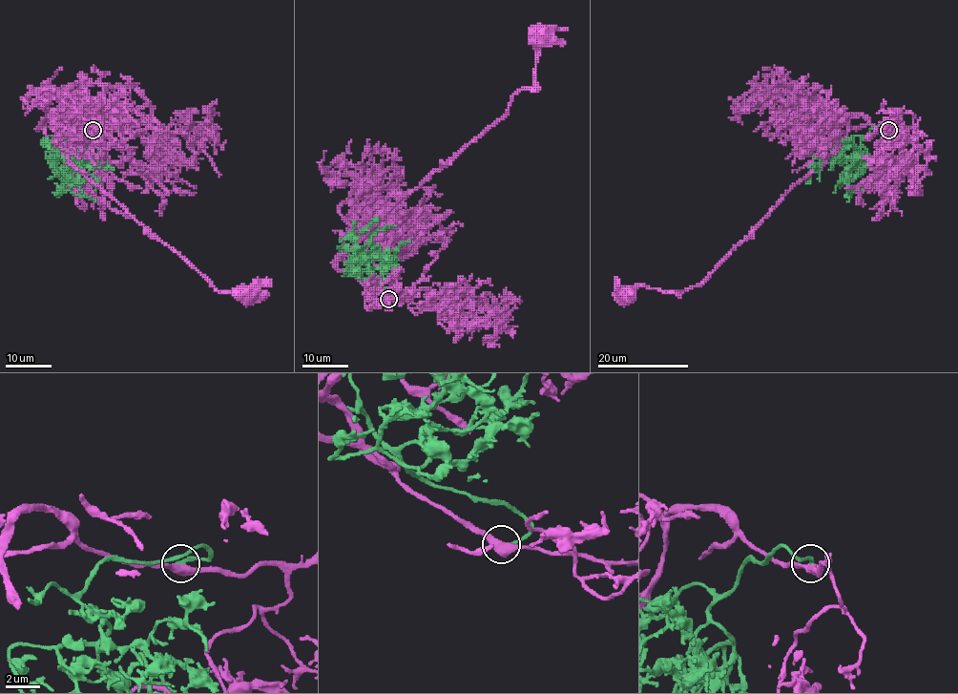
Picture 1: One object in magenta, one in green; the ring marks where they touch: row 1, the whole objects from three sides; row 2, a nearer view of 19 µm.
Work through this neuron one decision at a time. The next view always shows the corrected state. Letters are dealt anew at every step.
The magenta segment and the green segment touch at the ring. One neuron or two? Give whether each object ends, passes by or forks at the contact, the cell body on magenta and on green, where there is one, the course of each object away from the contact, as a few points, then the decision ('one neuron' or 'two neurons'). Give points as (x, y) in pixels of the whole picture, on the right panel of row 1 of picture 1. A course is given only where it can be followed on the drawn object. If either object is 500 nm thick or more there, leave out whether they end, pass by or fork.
magenta passes by; green ends there; cell body of magenta at (625, 294); no cell body on green; magenta runs (888, 129), (852, 115), (845, 138), (700, 283), (677, 292), (634, 285), (628, 293); green runs (888, 129), (881, 125), (871, 129), (865, 137), (857, 135), (849, 139), (841, 139), (817, 167), (814, 162); one neuron

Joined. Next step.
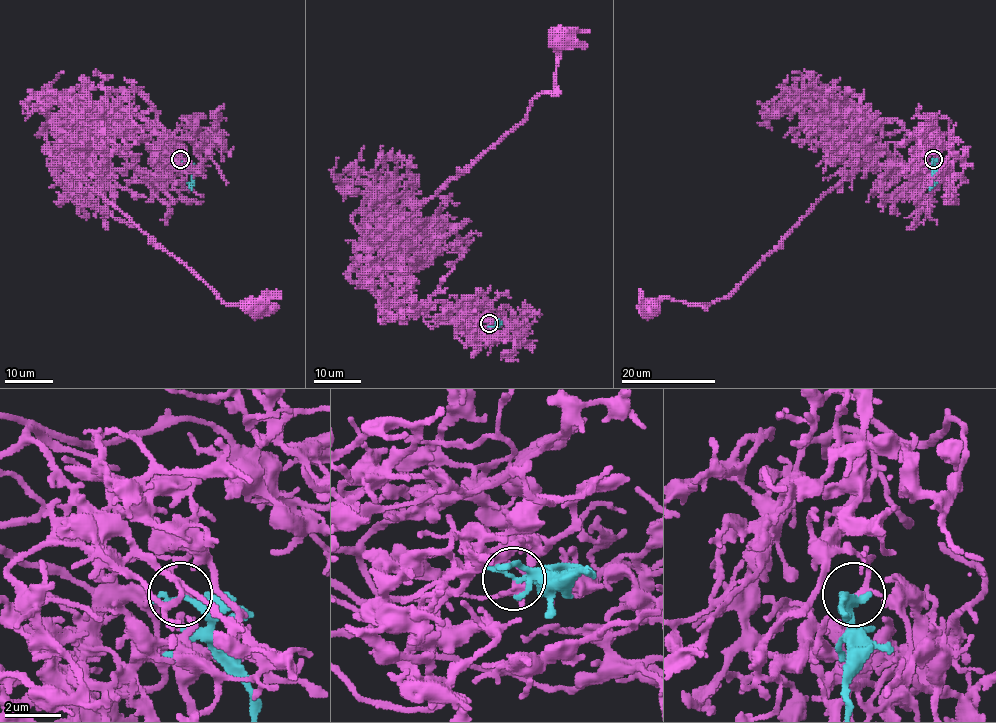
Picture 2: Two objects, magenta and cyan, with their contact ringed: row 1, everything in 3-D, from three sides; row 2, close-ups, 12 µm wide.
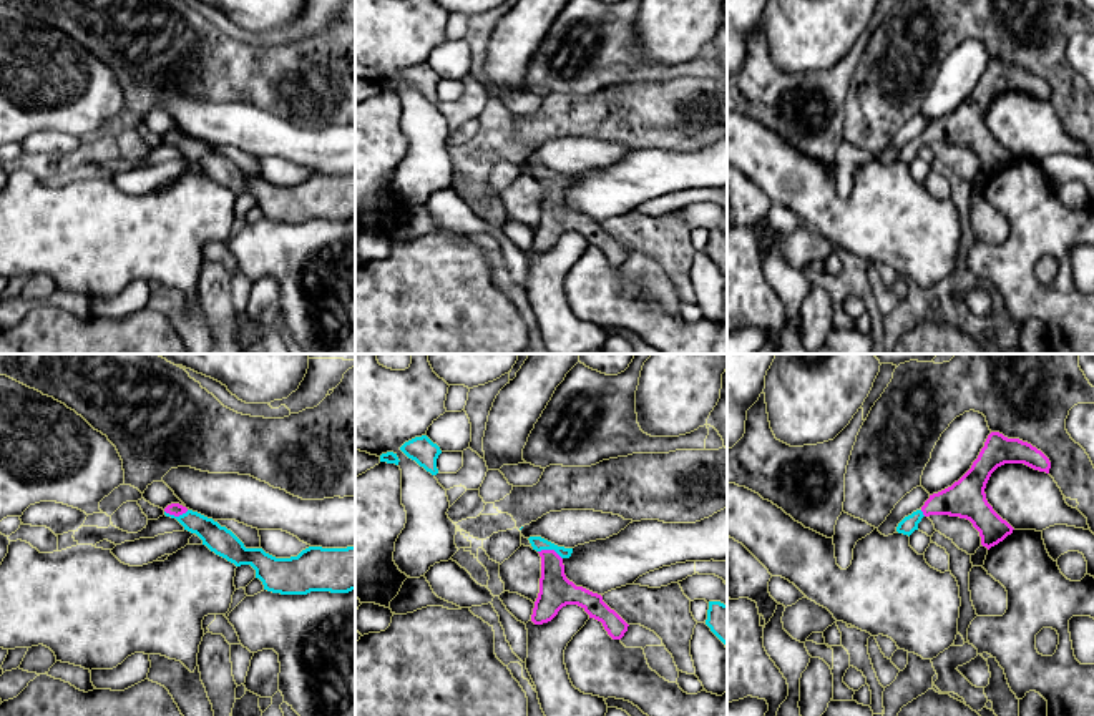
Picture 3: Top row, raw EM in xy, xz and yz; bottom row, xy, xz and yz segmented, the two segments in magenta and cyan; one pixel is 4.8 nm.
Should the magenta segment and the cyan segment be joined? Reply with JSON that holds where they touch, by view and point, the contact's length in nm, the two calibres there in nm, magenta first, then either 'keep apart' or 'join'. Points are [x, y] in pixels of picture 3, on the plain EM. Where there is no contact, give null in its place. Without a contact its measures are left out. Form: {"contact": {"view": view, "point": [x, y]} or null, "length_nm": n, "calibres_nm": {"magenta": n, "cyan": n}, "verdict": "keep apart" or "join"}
{"contact": {"view": "xz", "point": [550, 178]}, "length_nm": 130, "calibres_nm": {"magenta": 160, "cyan": 70}, "verdict": "join"}

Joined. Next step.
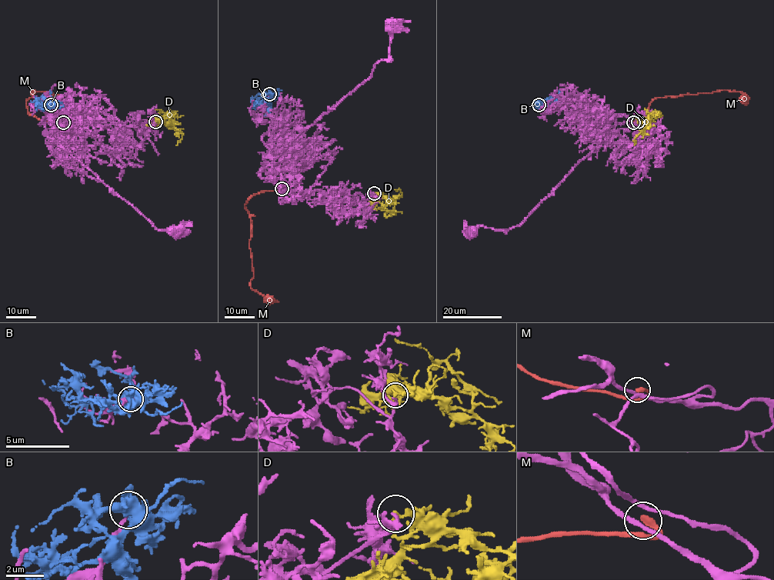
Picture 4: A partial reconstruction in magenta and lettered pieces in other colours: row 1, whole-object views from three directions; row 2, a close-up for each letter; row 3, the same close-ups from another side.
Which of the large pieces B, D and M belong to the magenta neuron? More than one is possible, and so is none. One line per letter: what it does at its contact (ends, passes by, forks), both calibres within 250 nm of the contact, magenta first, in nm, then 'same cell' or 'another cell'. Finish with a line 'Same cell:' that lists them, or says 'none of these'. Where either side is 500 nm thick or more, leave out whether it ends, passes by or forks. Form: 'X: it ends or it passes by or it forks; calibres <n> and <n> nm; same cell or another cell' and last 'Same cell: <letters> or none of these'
B: calibres 190 and 500 nm; another cell
D: it ends; calibres 130 and 260 nm; another cell
M: it ends; calibres 190 and 360 nm; another cell
Same cell: none of these

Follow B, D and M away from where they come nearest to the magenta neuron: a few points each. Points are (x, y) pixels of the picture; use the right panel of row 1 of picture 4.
B: (538, 104), (551, 106), (550, 103), (554, 100)
D: (637, 121), (643, 125), (649, 114), (655, 117), (657, 114)
M: (633, 122), (635, 124), (640, 115), (645, 112), (649, 104), (656, 98), (723, 91), (740, 92), (746, 96)

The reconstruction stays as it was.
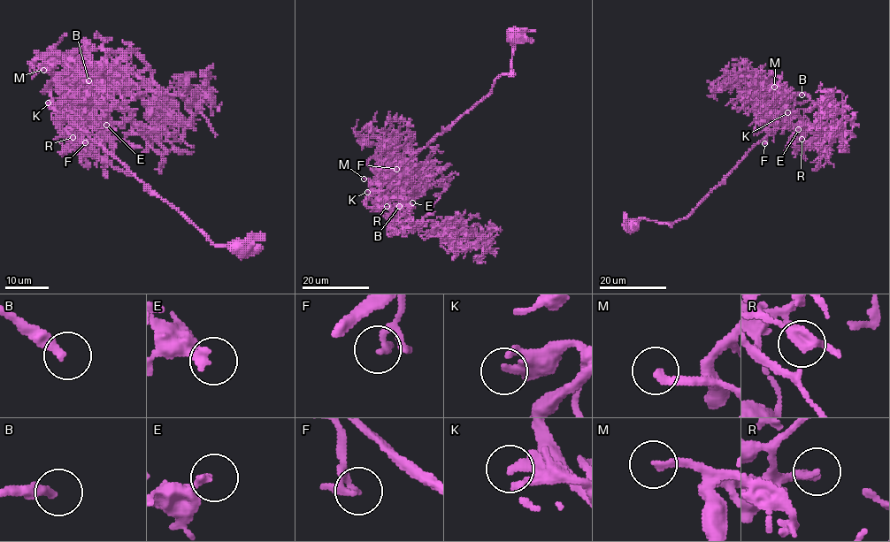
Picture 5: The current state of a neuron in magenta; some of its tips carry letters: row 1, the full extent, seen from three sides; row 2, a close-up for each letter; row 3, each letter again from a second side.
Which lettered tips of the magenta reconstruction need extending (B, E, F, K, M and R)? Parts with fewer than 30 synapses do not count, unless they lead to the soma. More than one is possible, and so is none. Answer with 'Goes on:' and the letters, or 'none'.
Goes on: B, M

